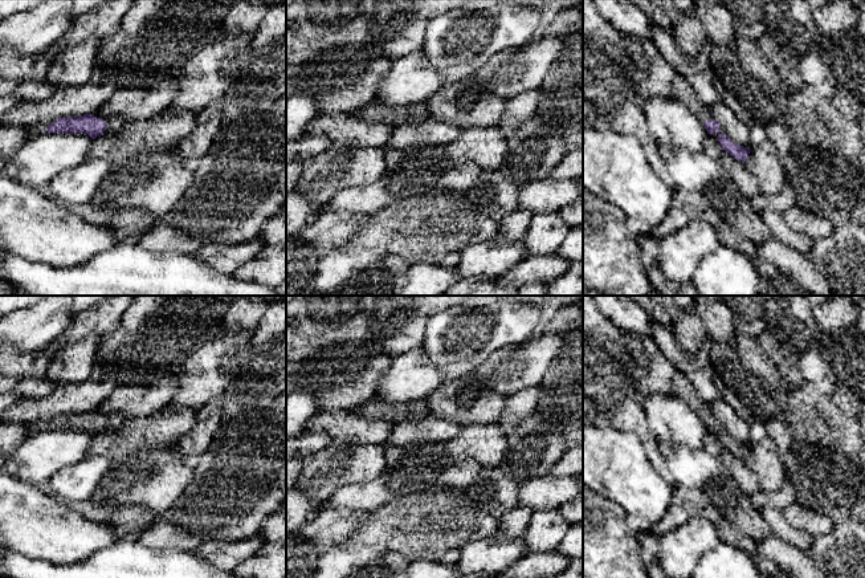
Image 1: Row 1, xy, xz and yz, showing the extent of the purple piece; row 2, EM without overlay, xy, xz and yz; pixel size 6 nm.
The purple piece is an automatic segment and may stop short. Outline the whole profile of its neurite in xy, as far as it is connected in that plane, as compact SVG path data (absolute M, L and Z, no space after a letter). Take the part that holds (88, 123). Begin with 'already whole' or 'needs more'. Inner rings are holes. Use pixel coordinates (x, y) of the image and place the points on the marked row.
needs more | M101 113L58 118L45 127L49 133L83 133L95 139L105 130L115 134L121 130L123 119L118 117L106 117Z

